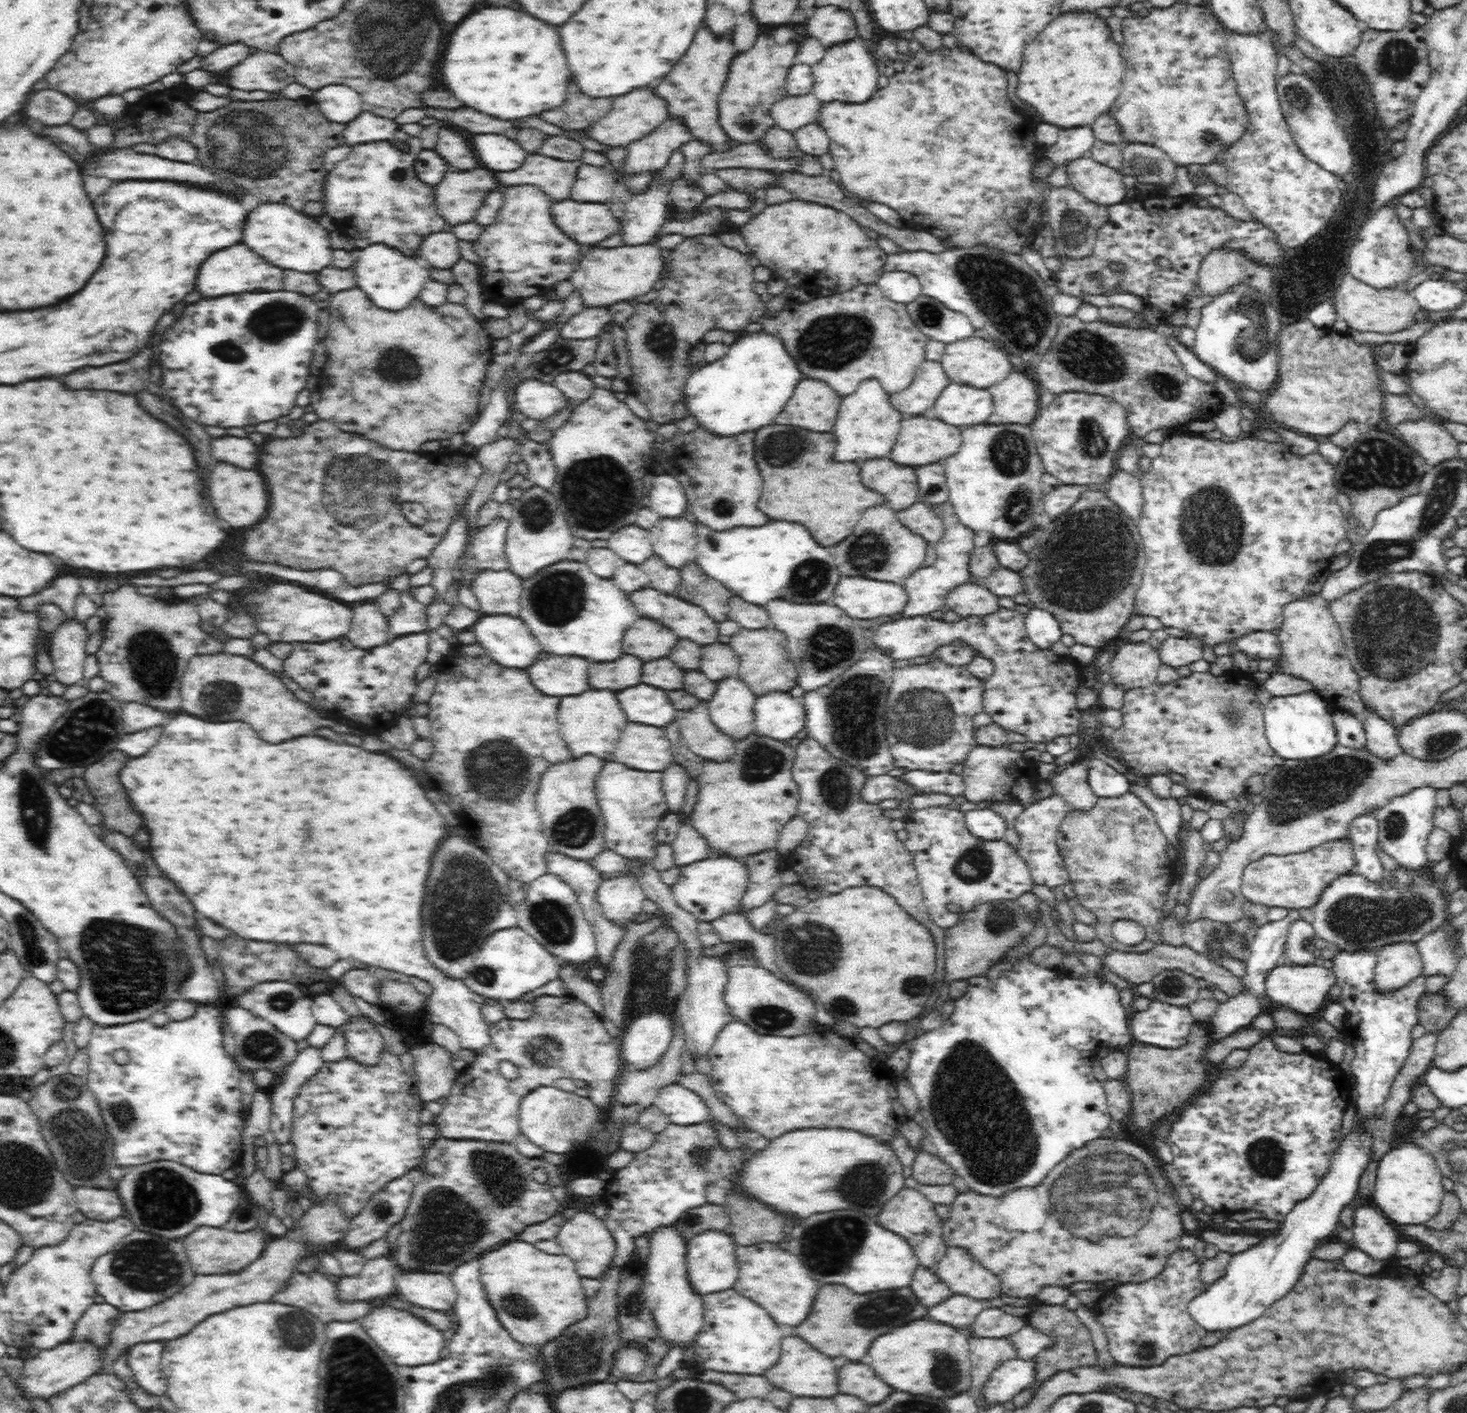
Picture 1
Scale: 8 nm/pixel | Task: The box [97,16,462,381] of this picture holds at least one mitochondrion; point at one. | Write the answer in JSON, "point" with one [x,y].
{"point":[252,144]}

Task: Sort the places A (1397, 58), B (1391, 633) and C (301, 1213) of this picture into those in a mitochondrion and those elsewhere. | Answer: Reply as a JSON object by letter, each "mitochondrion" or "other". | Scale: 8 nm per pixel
{"A":"mitochondrion","B":"mitochondrion","C":"other"}

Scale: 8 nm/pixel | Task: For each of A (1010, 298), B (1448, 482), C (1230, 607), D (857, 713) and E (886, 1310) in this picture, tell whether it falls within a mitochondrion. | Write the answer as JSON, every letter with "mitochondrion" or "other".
{"A":"mitochondrion","B":"mitochondrion","C":"other","D":"mitochondrion","E":"mitochondrion"}

